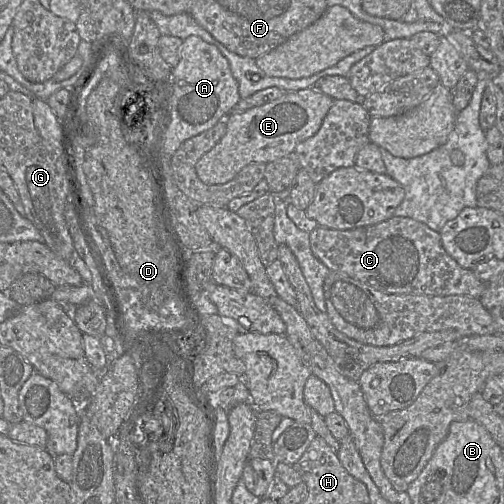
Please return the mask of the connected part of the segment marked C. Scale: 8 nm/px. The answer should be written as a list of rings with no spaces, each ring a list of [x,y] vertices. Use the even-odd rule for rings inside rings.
[[[409,217],[391,218],[370,226],[337,230],[318,226],[310,233],[313,255],[330,271],[344,273],[387,294],[417,294],[430,296],[468,295],[480,297],[486,288],[474,270],[460,266],[443,248],[440,233]]]

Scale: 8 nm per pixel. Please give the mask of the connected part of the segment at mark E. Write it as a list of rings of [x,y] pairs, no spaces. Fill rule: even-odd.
[[[305,88],[243,112],[229,113],[225,135],[195,165],[198,178],[206,185],[225,184],[248,164],[268,163],[294,152],[299,142],[318,131],[333,101],[320,91]]]

